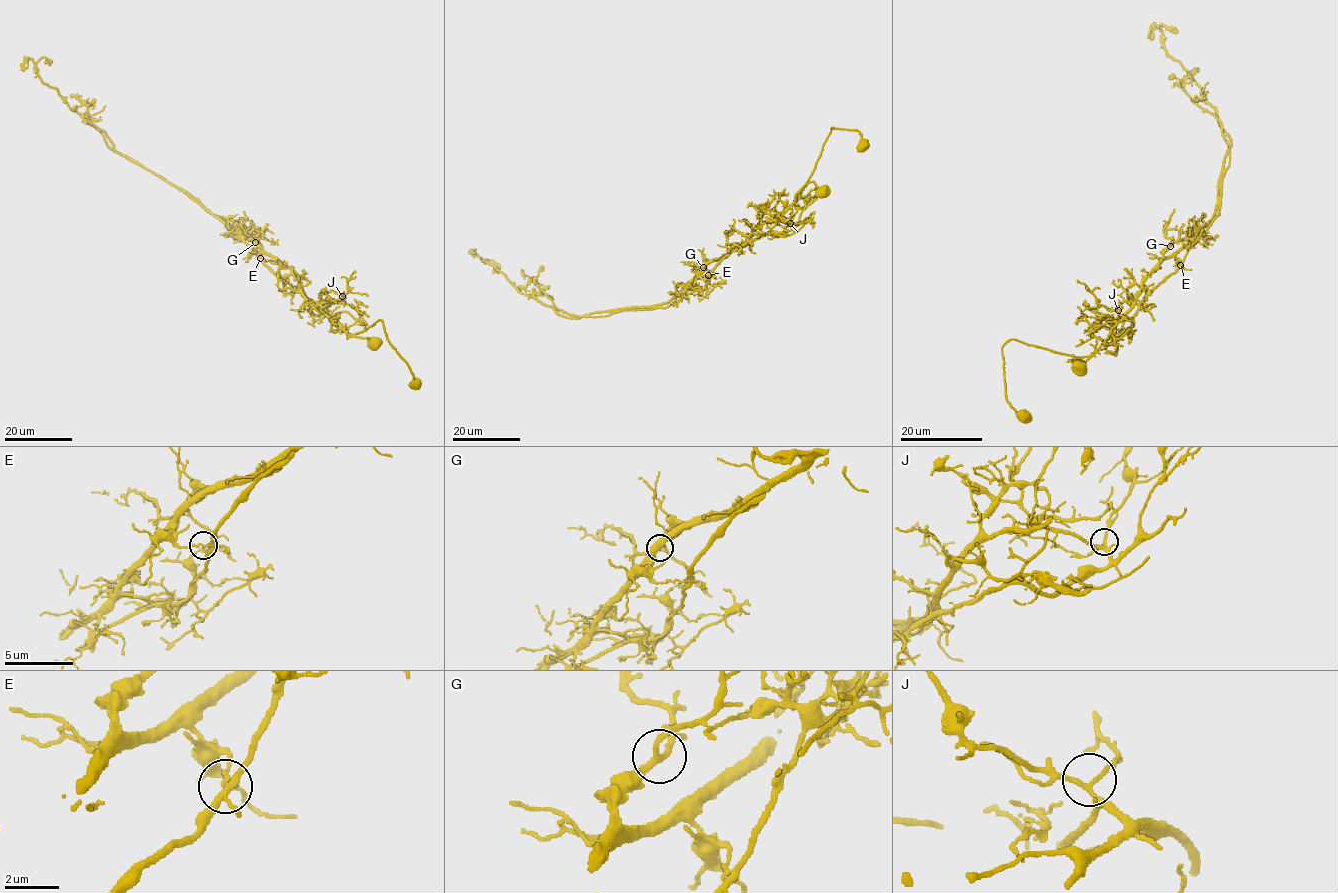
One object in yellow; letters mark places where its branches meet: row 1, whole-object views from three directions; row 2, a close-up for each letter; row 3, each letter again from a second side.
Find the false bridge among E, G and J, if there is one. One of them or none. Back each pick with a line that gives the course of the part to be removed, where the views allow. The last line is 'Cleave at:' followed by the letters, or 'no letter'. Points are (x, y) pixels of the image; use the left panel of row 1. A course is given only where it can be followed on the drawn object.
E: (260, 257), (346, 333), (361, 332), (380, 319), (390, 344), (410, 370), (413, 380), (411, 387)
Cleave at: E

